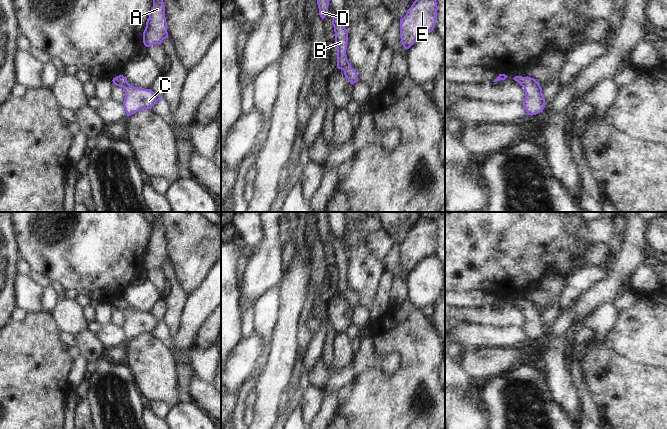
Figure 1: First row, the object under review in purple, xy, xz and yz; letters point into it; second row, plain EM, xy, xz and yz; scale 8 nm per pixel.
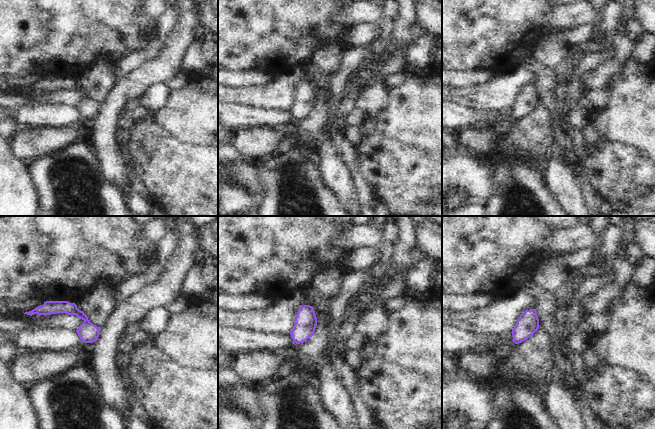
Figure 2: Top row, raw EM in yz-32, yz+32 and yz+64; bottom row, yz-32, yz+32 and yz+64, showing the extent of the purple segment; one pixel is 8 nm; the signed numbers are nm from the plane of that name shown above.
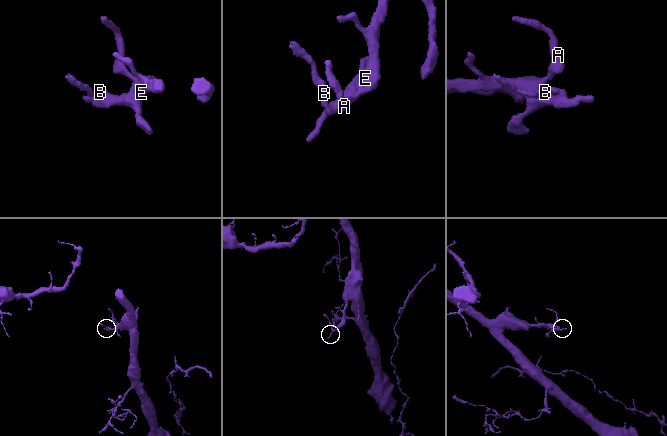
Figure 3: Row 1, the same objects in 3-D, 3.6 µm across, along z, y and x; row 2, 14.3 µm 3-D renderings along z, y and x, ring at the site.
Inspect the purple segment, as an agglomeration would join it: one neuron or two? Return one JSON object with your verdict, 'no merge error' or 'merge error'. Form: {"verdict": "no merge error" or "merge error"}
{"verdict": "no merge error"}

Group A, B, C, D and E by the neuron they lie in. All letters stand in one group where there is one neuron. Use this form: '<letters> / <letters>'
A B C D E

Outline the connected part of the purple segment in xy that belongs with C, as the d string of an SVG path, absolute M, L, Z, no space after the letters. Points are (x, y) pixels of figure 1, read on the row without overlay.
M123 299L113 302L116 310L123 311L125 314L125 323L123 331L130 340L143 333L151 333L162 320L154 317L151 313L137 312L130 309Z

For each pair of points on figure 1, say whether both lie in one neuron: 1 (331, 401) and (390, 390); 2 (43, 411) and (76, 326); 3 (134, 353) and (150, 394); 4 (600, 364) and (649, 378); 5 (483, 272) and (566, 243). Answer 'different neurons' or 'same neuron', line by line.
1: different neurons
2: different neurons
3: same neuron
4: same neuron
5: same neuron

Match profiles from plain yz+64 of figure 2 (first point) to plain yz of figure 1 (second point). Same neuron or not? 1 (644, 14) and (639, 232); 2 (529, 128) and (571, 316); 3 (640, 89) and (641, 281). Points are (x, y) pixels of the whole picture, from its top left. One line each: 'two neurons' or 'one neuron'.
1: two neurons
2: two neurons
3: two neurons

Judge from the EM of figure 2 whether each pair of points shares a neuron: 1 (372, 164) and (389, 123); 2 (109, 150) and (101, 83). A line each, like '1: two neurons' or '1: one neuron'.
1: two neurons
2: two neurons

